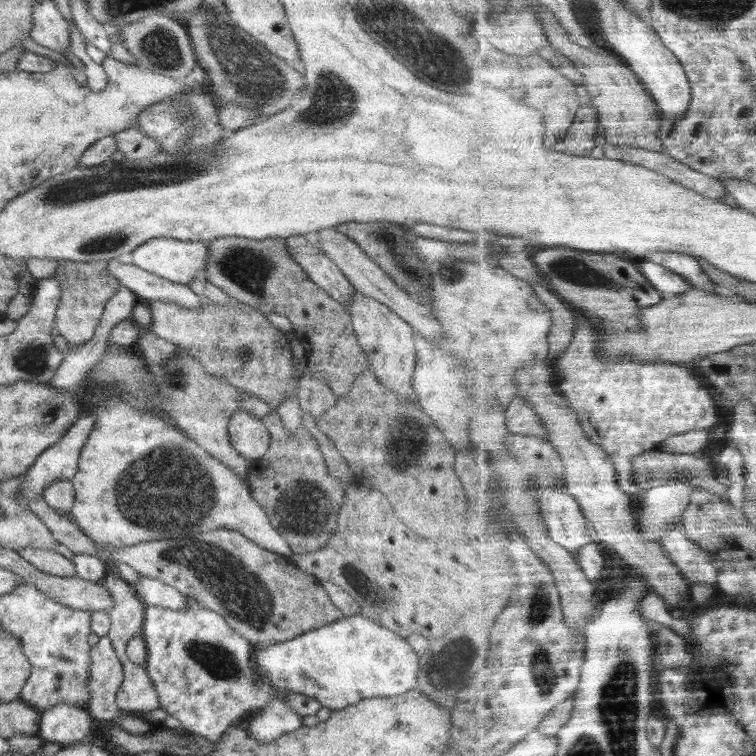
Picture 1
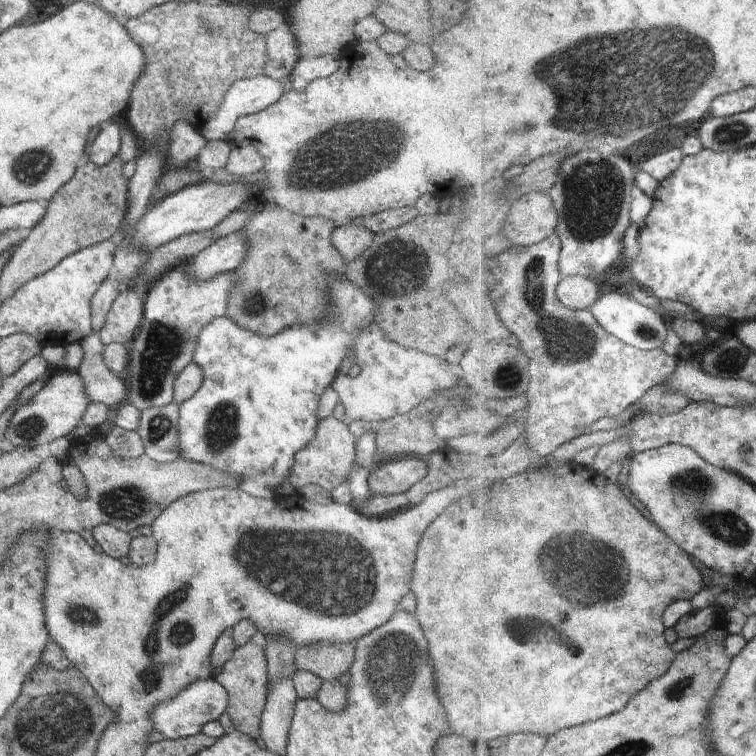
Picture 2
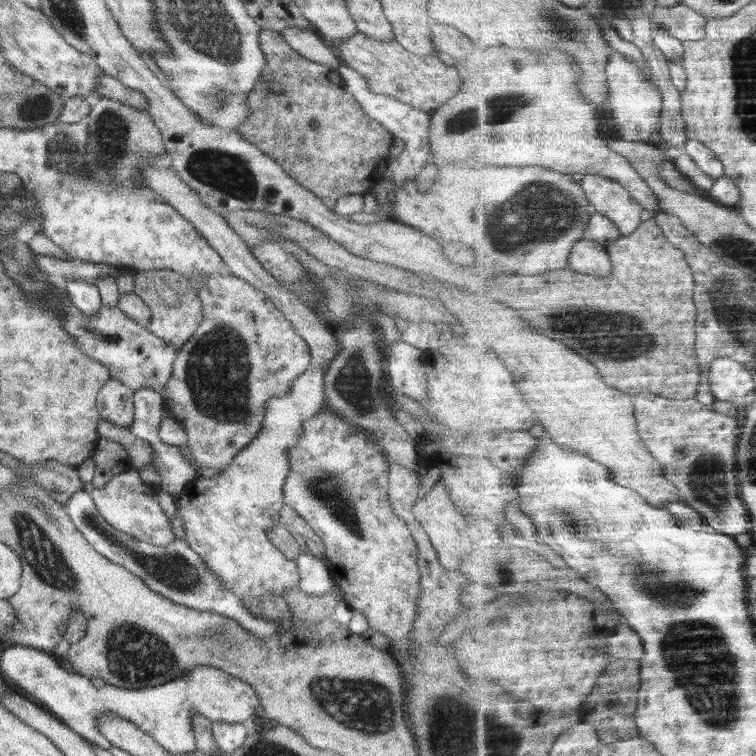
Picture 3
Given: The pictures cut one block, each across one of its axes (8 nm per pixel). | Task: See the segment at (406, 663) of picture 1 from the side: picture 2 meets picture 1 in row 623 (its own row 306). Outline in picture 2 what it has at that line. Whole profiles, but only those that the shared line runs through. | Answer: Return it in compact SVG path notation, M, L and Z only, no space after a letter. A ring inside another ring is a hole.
M346 276L328 284L328 298L328 314L324 320L319 319L318 326L292 326L274 336L260 336L224 317L212 320L200 332L193 362L202 368L204 380L196 394L179 405L177 432L182 459L238 476L238 487L250 496L277 496L277 487L288 478L295 454L316 436L321 392L339 374L342 360L356 344L356 336L371 323L368 316L373 307L367 302L368 296Z

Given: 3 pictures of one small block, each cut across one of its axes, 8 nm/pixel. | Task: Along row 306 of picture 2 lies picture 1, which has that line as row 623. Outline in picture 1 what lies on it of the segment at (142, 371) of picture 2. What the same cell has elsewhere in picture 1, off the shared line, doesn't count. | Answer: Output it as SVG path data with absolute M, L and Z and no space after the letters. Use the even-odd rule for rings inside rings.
M146 606L142 636L148 652L144 667L156 689L160 709L180 721L184 731L216 743L231 724L264 710L274 695L280 695L301 718L314 716L321 709L315 698L275 688L263 678L253 660L257 645L237 634L216 612L201 606L188 610Z

